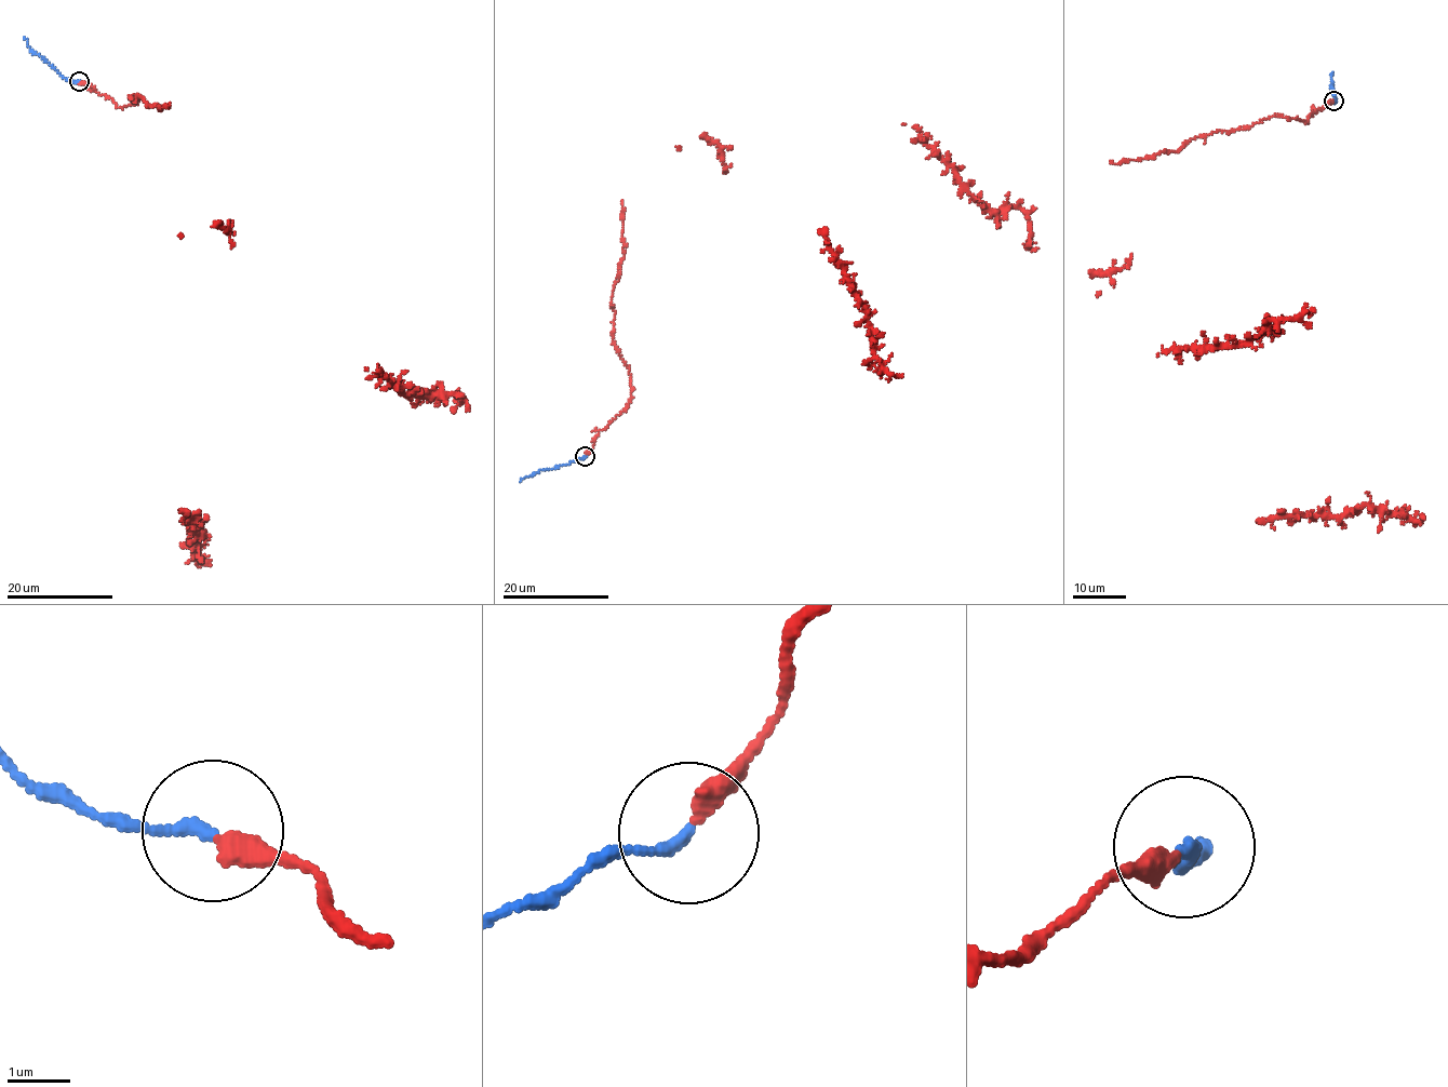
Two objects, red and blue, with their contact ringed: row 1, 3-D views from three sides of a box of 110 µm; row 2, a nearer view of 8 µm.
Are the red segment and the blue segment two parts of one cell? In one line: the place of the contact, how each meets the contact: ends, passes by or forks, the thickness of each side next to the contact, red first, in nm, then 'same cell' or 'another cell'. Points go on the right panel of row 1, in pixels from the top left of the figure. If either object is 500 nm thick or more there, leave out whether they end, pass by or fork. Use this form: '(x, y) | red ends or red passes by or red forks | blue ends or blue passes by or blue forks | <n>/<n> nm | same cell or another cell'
(1333, 101) | red ends | blue ends | 360/180 nm | same cell

